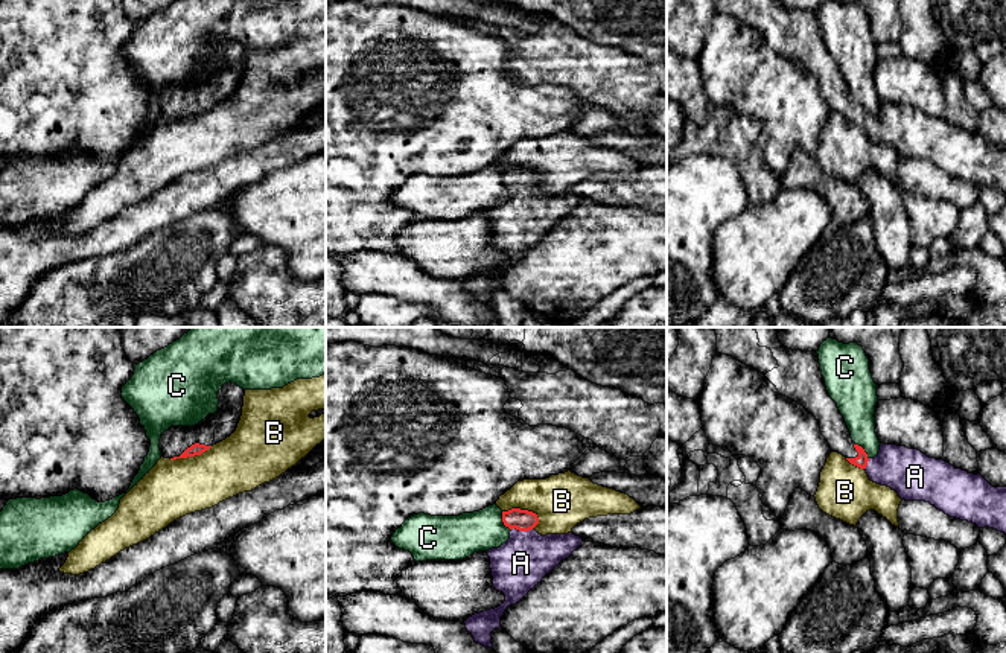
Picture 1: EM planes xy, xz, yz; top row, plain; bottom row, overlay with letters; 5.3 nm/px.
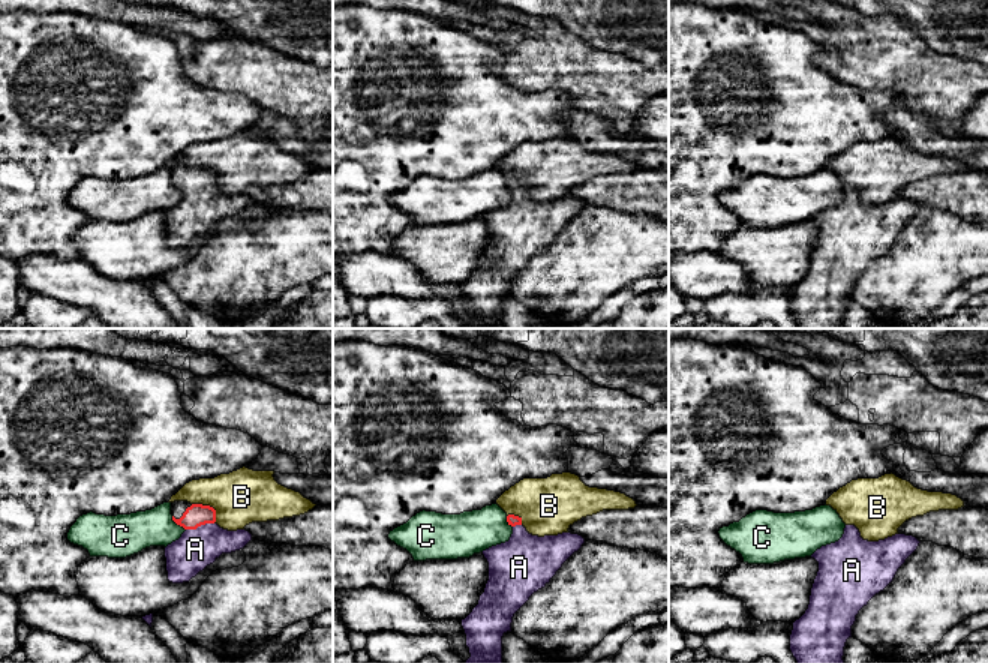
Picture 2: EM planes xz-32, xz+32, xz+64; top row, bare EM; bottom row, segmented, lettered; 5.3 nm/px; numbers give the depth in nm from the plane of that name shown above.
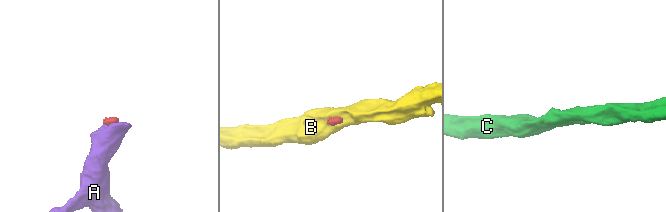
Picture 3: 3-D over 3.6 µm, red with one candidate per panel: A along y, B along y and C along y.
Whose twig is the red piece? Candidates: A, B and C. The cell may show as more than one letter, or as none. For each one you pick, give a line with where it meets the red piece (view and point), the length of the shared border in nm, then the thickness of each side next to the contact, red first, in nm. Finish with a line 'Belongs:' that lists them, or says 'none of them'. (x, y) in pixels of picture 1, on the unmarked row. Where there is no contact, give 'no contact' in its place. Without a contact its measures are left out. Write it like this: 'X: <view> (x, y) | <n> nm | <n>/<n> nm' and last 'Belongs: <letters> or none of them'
A: xz (522, 189) | 110 nm | 110/280 nm
Belongs: A

